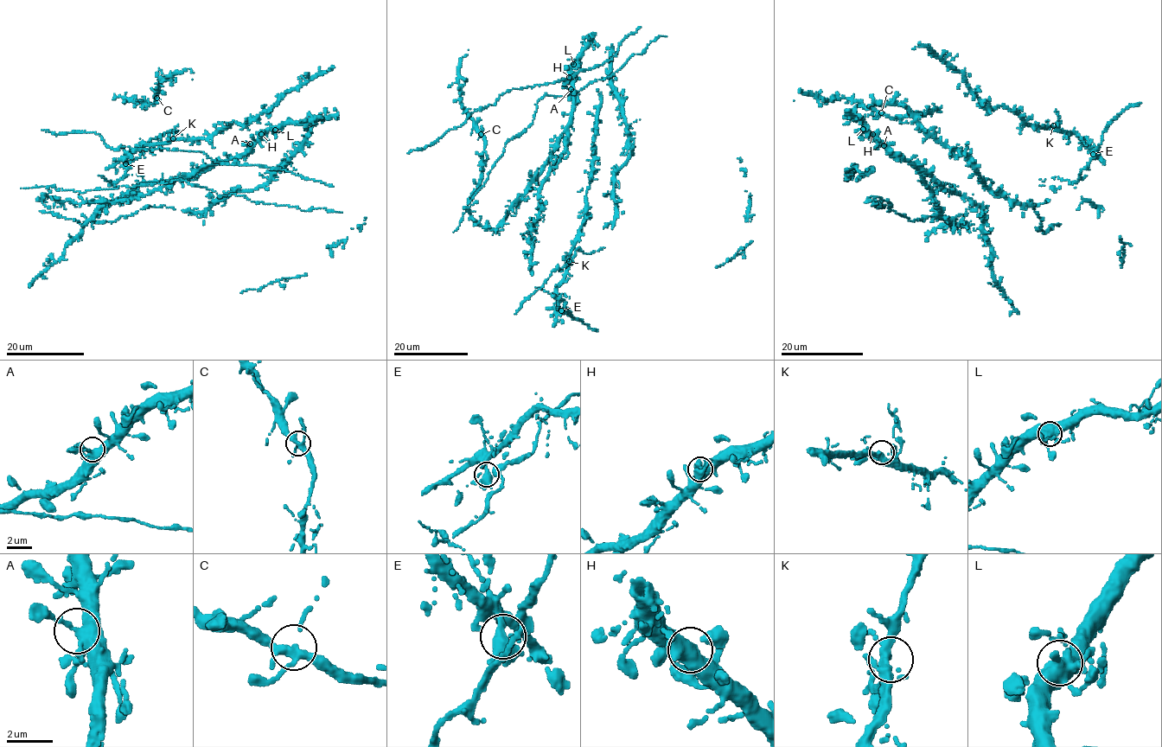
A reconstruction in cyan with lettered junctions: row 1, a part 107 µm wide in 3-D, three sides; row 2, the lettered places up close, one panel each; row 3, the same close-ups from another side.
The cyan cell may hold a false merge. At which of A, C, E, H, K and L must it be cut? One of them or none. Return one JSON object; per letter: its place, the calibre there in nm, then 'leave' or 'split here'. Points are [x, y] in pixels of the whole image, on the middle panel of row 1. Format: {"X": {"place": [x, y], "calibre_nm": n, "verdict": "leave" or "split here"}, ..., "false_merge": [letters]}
{"A": {"place": [571, 89], "calibre_nm": 360, "verdict": "leave"}, "C": {"place": [481, 134], "calibre_nm": 340, "verdict": "leave"}, "E": {"place": [561, 310], "calibre_nm": 380, "verdict": "split here"}, "H": {"place": [569, 77], "calibre_nm": 380, "verdict": "leave"}, "K": {"place": [569, 261], "calibre_nm": 300, "verdict": "leave"}, "L": {"place": [573, 64], "calibre_nm": 400, "verdict": "leave"}, "false_merge": ["E"]}

